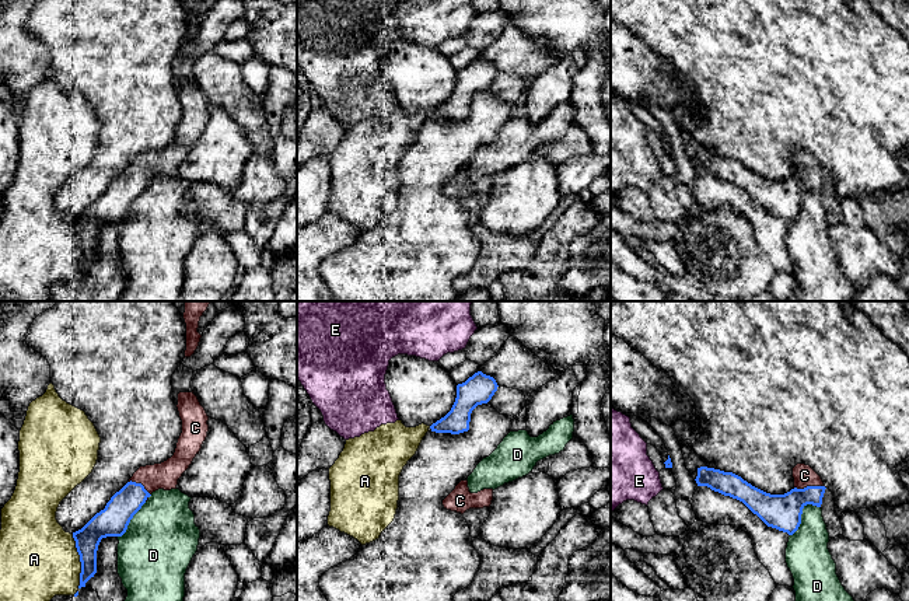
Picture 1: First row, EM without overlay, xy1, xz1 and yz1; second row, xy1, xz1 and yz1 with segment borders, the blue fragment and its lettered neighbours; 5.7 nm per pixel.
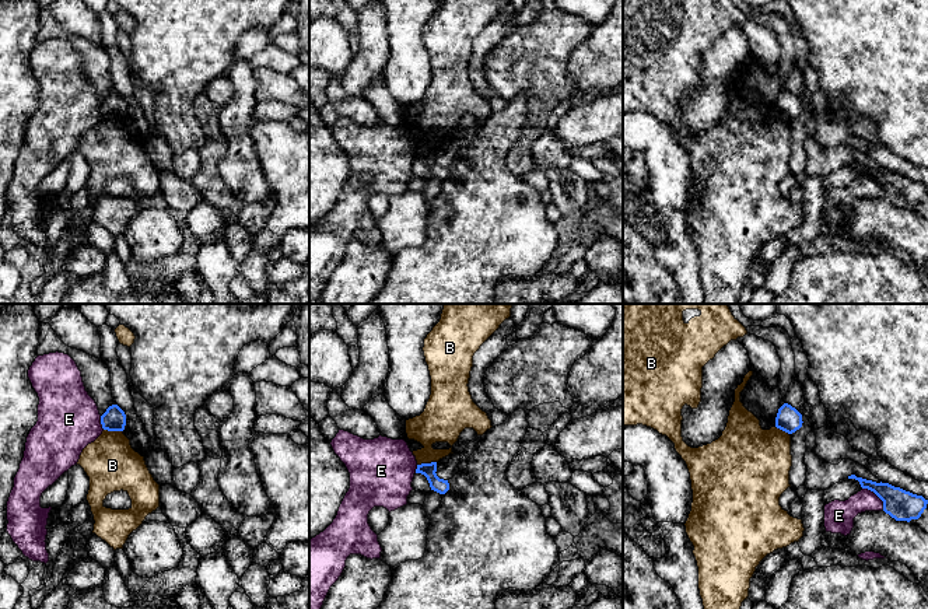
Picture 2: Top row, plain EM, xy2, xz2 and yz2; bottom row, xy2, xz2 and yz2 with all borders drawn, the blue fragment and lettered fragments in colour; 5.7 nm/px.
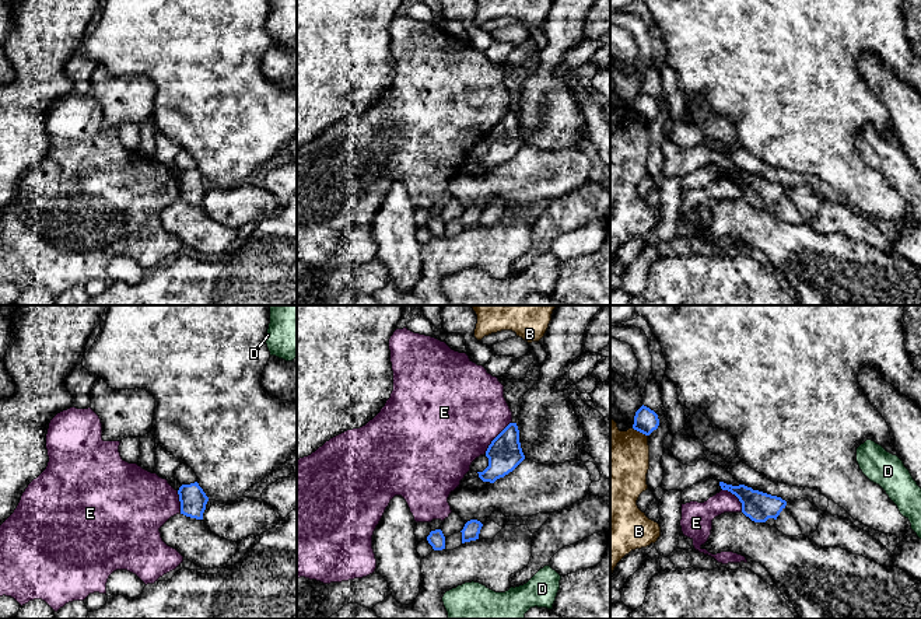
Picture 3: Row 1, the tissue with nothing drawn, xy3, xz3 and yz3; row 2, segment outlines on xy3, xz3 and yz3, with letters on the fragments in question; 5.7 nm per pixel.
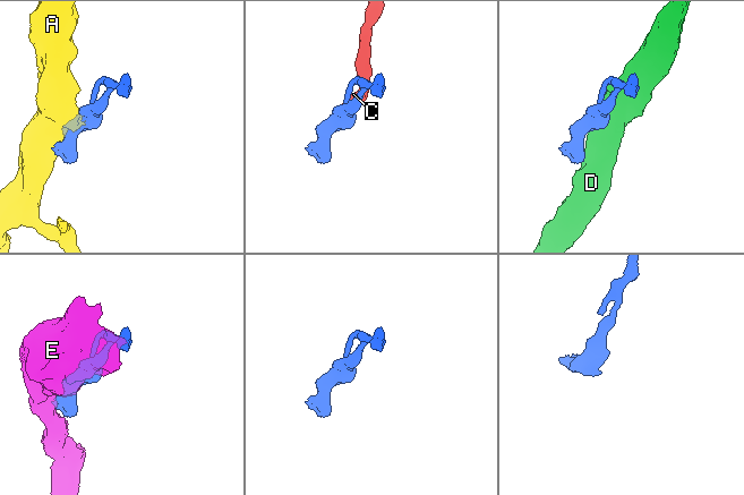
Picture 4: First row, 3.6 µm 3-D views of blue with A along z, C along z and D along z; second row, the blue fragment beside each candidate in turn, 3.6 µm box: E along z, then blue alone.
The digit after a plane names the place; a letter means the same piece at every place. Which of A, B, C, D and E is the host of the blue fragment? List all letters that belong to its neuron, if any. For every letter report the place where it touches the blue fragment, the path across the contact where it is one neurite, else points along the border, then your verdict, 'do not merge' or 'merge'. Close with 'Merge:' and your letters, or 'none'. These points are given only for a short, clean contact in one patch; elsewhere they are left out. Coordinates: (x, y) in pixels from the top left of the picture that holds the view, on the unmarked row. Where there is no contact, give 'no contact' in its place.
A: xy1 (80, 247) | do not merge
B: xy2 (114, 116) | along xy2 (104, 115), (122, 118) | do not merge
C: yz1 (808, 173) | across yz1 (782, 198), (808, 173), (804, 161) | merge
D: yz1 (801, 199) | do not merge
E: xz3 (496, 123) | do not merge
Merge: C

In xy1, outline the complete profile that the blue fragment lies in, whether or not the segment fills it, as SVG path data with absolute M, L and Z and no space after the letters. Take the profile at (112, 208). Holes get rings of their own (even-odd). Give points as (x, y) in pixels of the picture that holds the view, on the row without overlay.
M192 78L178 80L178 98L182 106L182 119L175 139L161 150L140 153L129 168L116 178L105 195L97 199L81 216L73 219L80 241L80 272L97 259L97 237L102 224L122 223L133 202L158 175L176 175L178 165L199 140L209 118L209 102Z

